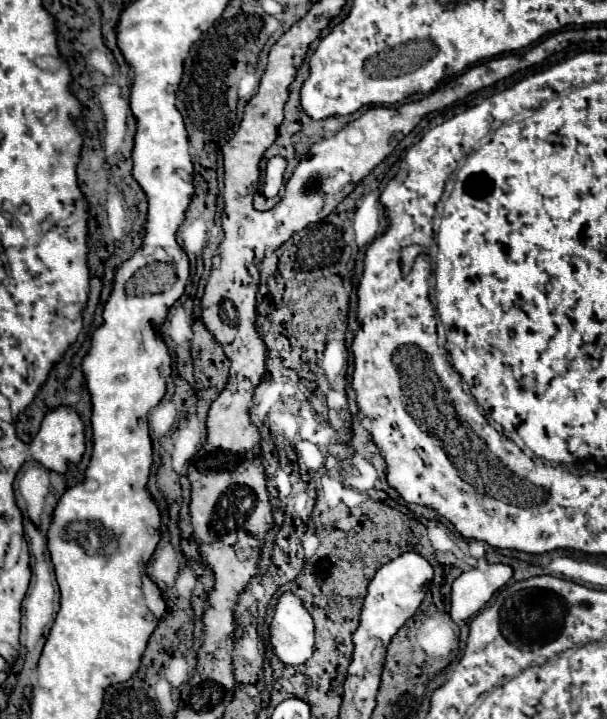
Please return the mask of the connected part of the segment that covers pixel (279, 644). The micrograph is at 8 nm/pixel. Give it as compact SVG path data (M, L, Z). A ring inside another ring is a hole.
M294 594L280 596L270 630L270 646L284 664L303 664L312 656L314 622Z

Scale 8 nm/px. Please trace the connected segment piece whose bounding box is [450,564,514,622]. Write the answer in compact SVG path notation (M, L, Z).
M486 564L462 572L452 584L452 620L462 622L476 616L512 574L514 570L508 564Z

